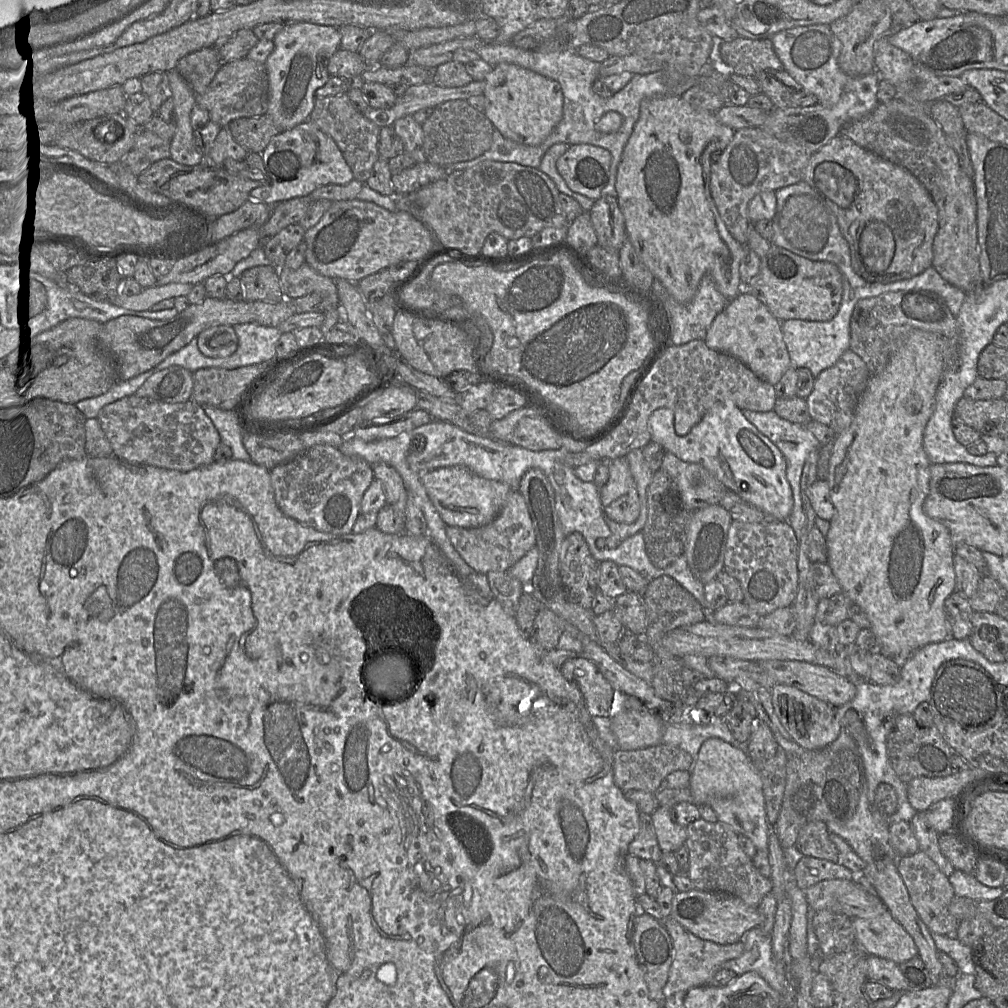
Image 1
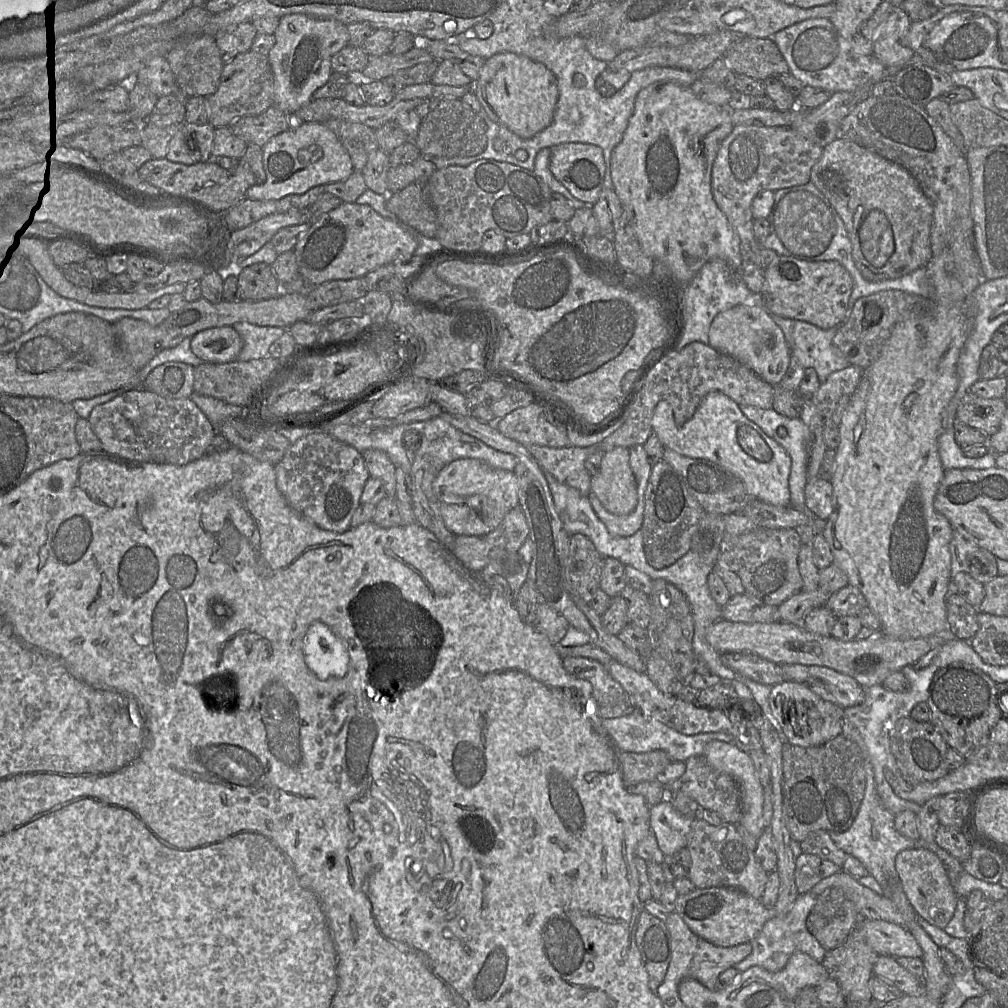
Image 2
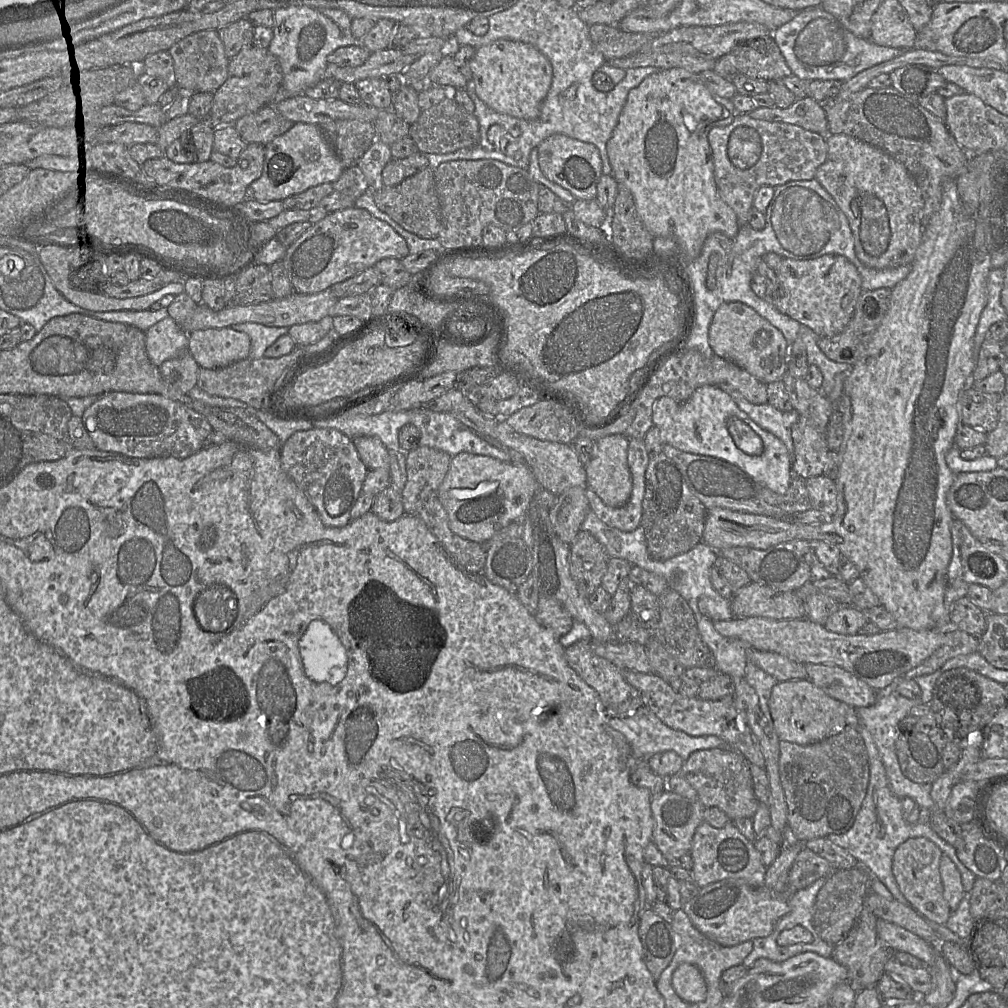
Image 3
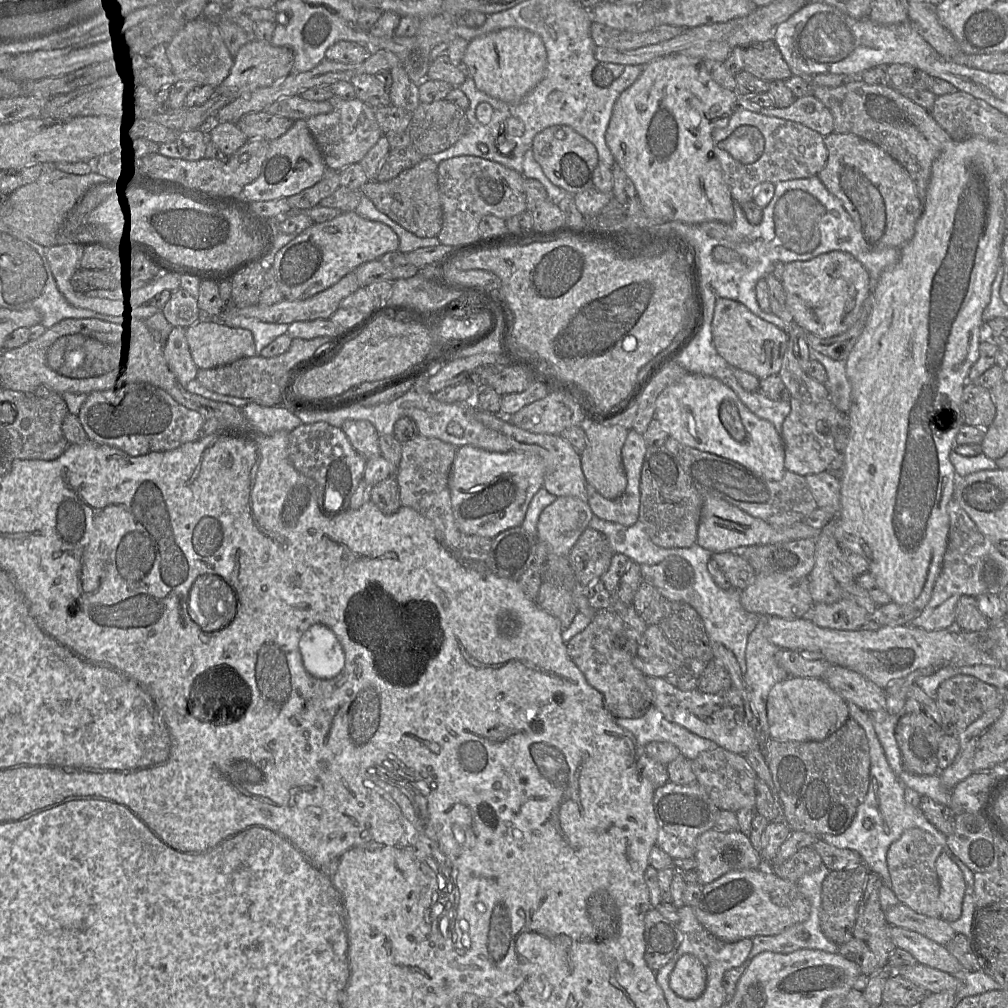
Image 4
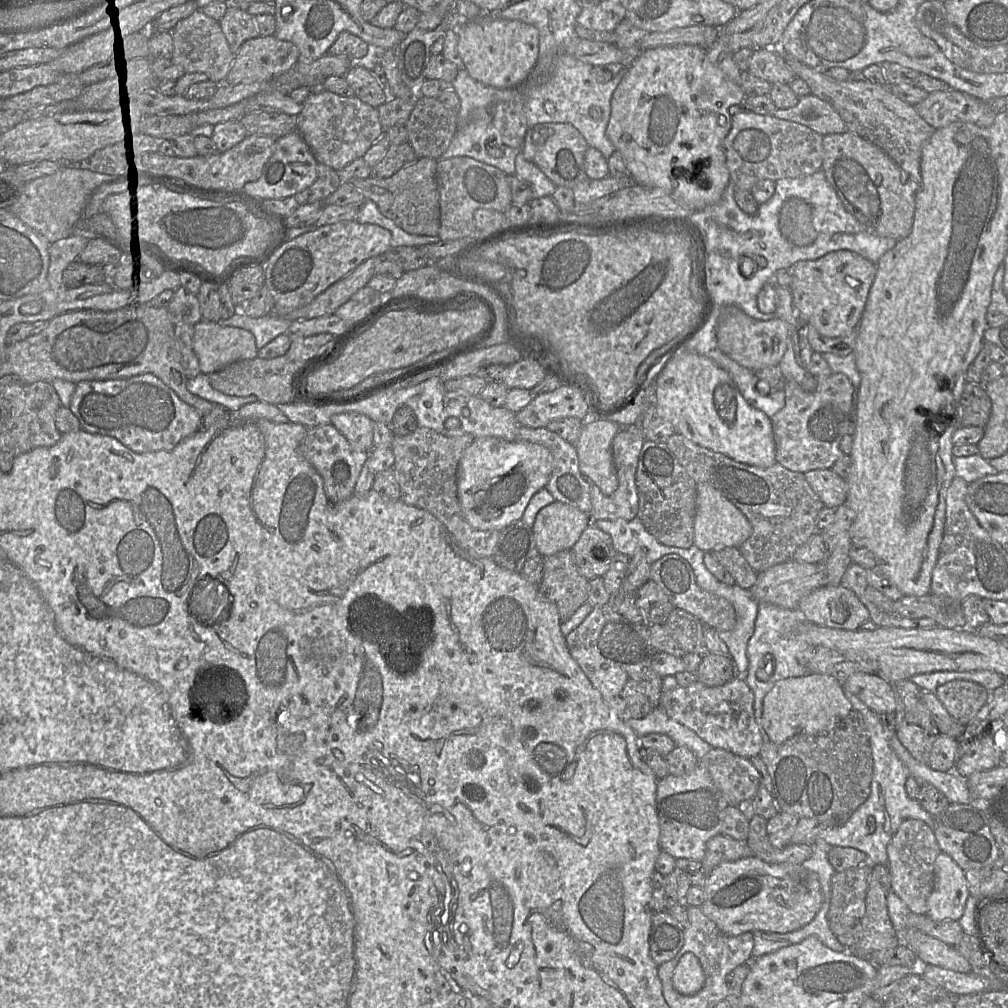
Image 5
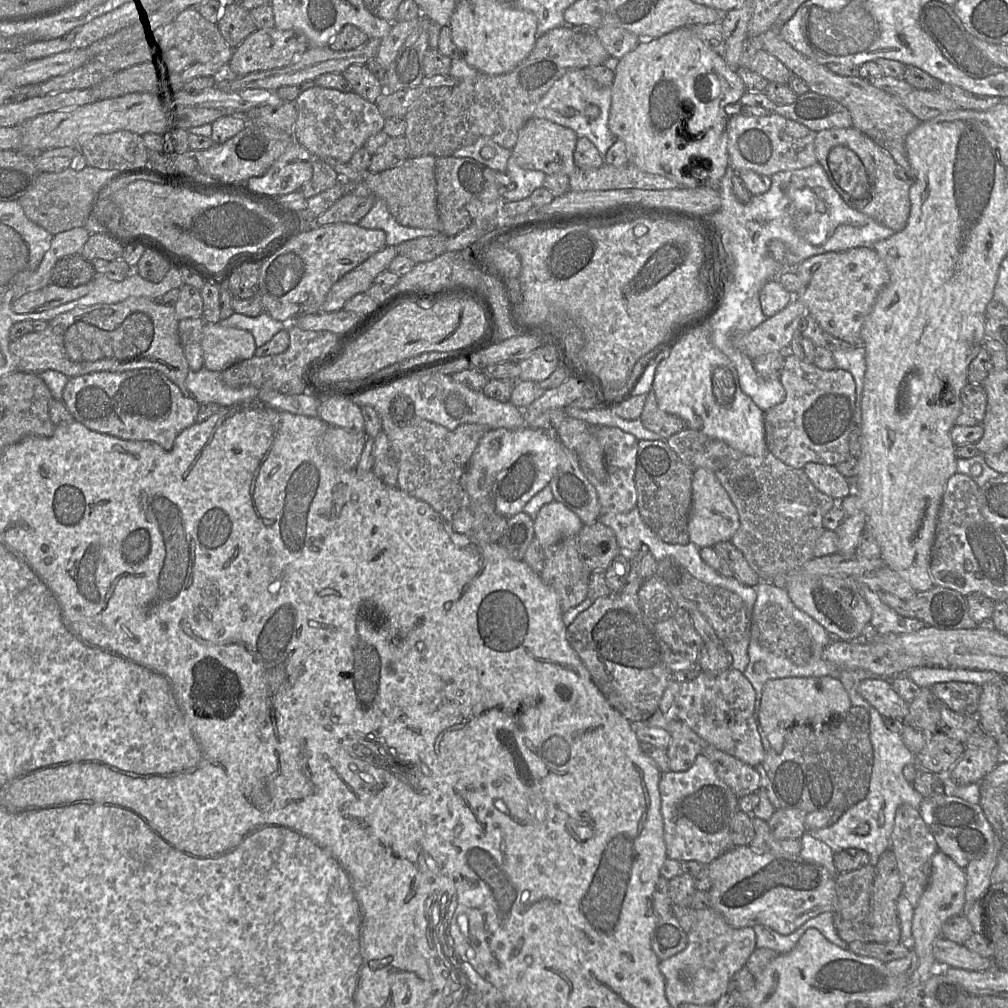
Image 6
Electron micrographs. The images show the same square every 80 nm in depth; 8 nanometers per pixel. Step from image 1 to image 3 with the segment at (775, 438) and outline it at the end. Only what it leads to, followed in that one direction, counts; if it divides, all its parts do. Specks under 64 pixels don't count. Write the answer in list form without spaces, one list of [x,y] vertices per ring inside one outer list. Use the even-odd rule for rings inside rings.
[[[719,384],[718,387],[721,388],[723,391],[725,391],[727,394],[729,394],[731,396],[731,398],[735,401],[737,406],[743,412],[745,412],[756,424],[758,424],[761,428],[771,432],[773,435],[775,435],[777,438],[779,438],[784,443],[784,445],[786,446],[786,448],[791,456],[791,466],[792,466],[794,445],[793,445],[793,440],[792,440],[792,436],[791,436],[791,428],[797,422],[797,420],[800,416],[798,411],[795,409],[792,409],[790,411],[780,411],[780,410],[776,409],[775,407],[773,407],[772,405],[770,405],[768,402],[765,404],[752,404],[748,400],[746,400],[744,398],[744,396],[739,391],[734,389],[732,386],[728,385],[728,384]]]

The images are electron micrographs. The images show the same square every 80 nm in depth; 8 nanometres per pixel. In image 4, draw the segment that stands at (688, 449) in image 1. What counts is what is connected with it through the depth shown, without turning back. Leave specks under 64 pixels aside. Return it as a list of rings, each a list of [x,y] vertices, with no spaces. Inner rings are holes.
[[[688,373],[679,382],[665,388],[655,402],[654,418],[680,443],[737,462],[768,480],[779,481],[786,471],[784,443],[774,425],[752,413],[737,394],[720,380],[706,375]]]

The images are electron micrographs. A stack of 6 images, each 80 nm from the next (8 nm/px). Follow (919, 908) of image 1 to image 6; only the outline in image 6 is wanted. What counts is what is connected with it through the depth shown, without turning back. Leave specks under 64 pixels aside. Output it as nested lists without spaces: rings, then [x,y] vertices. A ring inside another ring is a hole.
[[[902,804],[896,810],[894,828],[890,838],[890,849],[896,857],[902,882],[902,895],[907,898],[913,907],[916,907],[930,881],[932,858],[939,850],[919,810],[909,804]]]

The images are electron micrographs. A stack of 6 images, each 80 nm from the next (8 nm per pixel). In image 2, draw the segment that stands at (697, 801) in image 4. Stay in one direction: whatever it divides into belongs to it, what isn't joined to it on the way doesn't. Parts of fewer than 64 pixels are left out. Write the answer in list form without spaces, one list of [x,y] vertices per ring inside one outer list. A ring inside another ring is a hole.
[[[670,799],[650,807],[649,822],[651,832],[655,835],[661,852],[673,856],[686,847],[694,819],[678,812]]]

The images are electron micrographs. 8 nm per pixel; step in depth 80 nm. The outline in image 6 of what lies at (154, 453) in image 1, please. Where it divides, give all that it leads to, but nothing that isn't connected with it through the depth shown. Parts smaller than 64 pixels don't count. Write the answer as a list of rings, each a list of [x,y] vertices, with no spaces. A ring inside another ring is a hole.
[[[148,368],[71,377],[62,401],[74,419],[90,430],[125,440],[152,441],[165,450],[171,450],[176,437],[196,422],[200,407],[164,374]]]

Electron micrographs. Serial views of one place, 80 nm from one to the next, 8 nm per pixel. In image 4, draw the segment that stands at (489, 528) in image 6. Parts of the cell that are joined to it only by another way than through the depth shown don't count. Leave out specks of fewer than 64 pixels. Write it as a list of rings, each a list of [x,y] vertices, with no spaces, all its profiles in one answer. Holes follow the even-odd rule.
[[[422,435],[402,443],[401,461],[394,474],[399,486],[400,503],[428,518],[441,541],[455,555],[467,561],[486,562],[493,539],[463,533],[454,519],[448,481],[457,449],[450,443]]]

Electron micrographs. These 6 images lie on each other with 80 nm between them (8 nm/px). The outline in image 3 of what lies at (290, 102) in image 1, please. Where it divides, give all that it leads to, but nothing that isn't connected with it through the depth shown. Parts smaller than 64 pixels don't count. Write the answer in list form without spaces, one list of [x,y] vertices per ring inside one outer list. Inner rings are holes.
[[[291,6],[274,10],[273,39],[268,50],[279,61],[282,87],[290,97],[304,92],[324,79],[327,57],[339,47],[361,45],[351,33],[352,18],[340,9]]]

